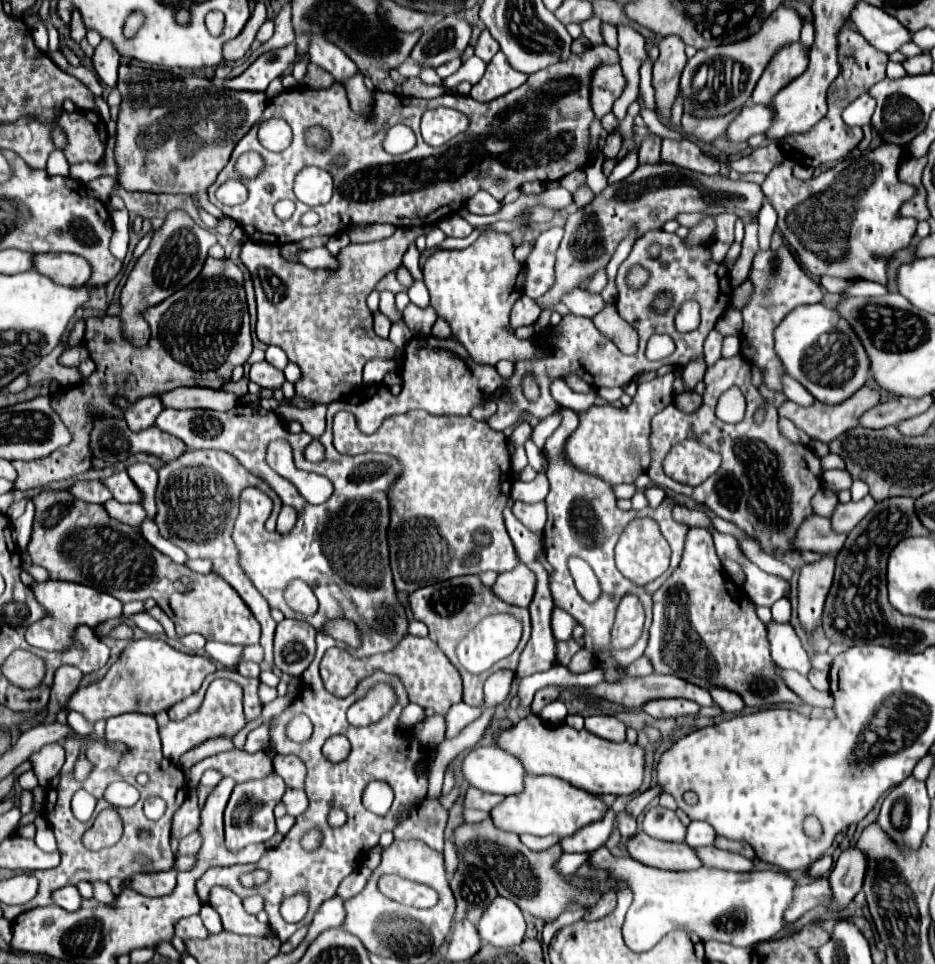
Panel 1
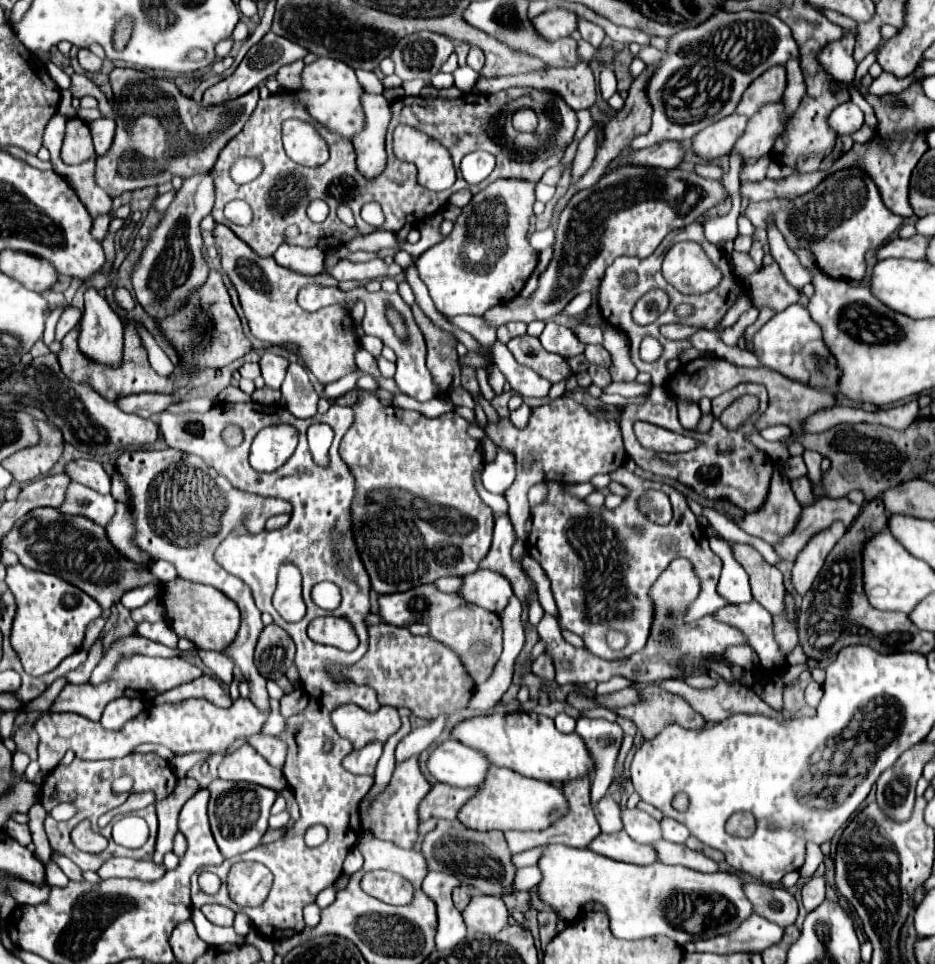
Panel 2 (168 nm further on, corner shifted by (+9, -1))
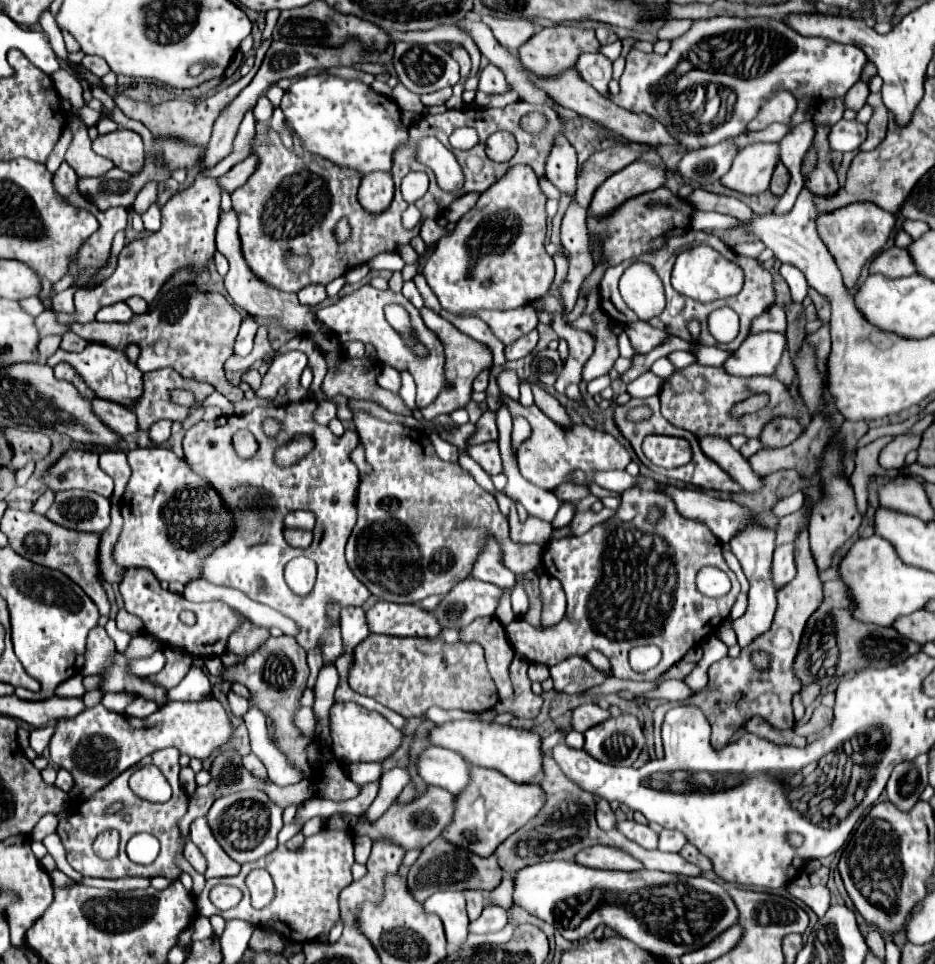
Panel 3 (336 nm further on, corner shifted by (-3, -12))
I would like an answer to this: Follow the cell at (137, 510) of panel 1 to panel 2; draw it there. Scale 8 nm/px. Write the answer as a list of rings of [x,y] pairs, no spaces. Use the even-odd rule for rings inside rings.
[[[81,483],[69,485],[69,497],[65,505],[59,507],[61,513],[83,515],[95,521],[97,525],[107,525],[115,515],[115,499],[111,495],[101,495]]]

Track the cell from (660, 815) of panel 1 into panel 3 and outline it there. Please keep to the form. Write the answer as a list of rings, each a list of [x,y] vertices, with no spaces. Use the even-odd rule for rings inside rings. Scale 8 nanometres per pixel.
[[[623,820],[617,824],[617,830],[647,850],[657,848],[657,832],[653,832],[647,824],[639,824],[635,820]]]

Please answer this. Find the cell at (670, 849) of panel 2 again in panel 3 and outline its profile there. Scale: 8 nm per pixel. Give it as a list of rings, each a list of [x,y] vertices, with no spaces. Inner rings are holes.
[[[545,754],[545,764],[543,764],[543,776],[539,780],[539,786],[545,792],[545,804],[539,810],[535,818],[531,818],[523,828],[519,828],[513,836],[509,836],[503,844],[497,846],[497,862],[503,872],[513,874],[529,864],[537,864],[541,860],[573,860],[573,856],[589,848],[593,844],[603,844],[603,846],[613,846],[619,850],[625,850],[631,854],[635,860],[643,864],[647,870],[661,870],[661,872],[671,872],[671,874],[687,874],[687,876],[697,876],[701,870],[681,858],[679,854],[669,854],[669,852],[657,852],[657,850],[645,850],[631,840],[627,840],[621,832],[603,832],[597,822],[595,822],[595,796],[577,788],[571,780],[565,780],[561,776],[561,770],[557,768],[555,760]]]

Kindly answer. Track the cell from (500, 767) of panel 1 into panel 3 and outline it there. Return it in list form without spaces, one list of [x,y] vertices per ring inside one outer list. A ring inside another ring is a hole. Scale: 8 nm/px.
[[[429,746],[425,748],[417,760],[417,774],[425,780],[425,784],[433,784],[445,788],[447,792],[461,792],[469,780],[469,764],[457,756],[457,752],[447,748]]]

